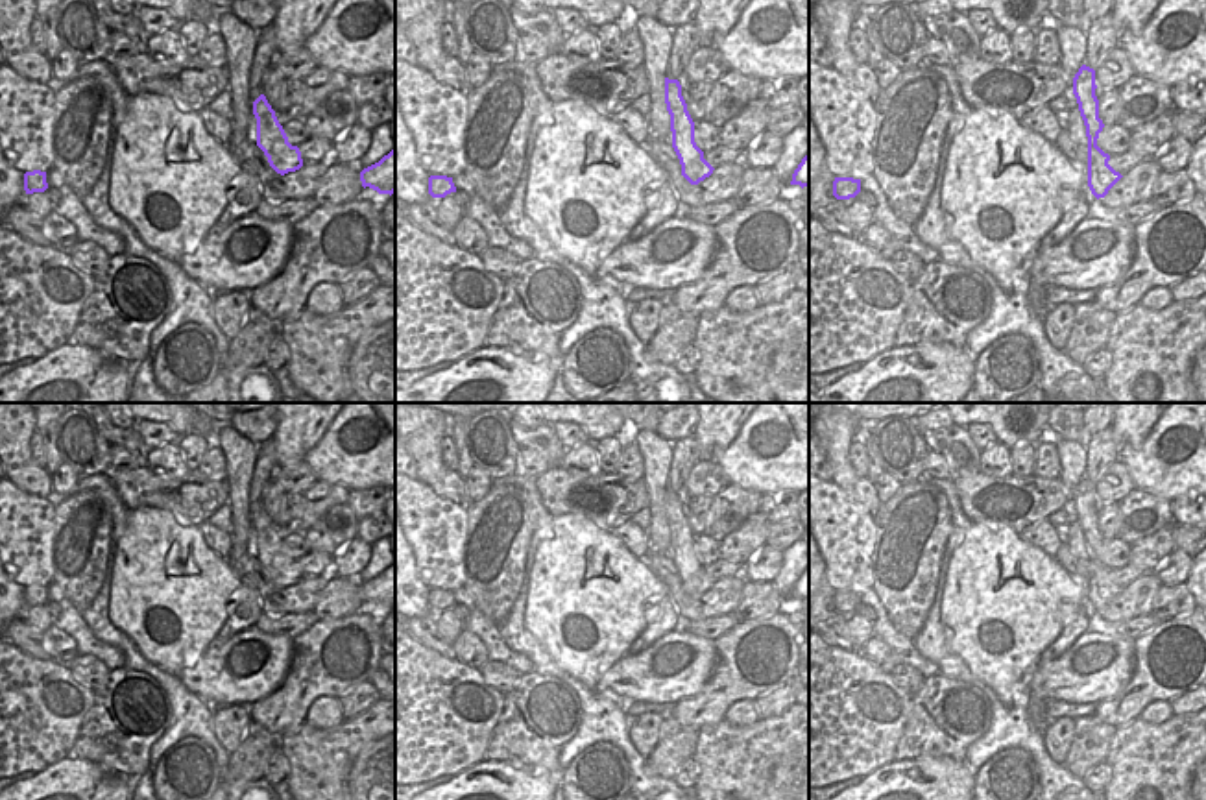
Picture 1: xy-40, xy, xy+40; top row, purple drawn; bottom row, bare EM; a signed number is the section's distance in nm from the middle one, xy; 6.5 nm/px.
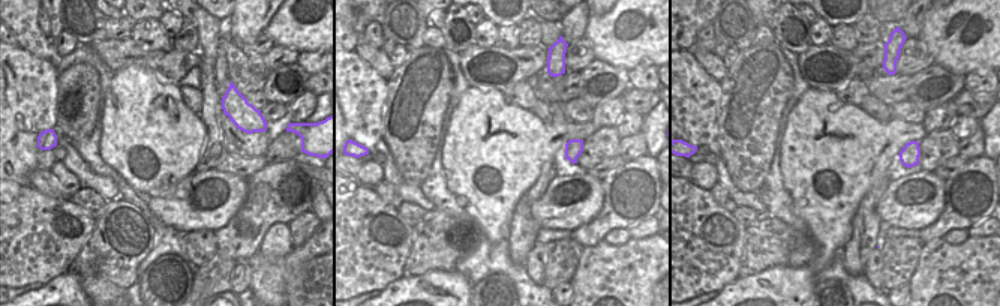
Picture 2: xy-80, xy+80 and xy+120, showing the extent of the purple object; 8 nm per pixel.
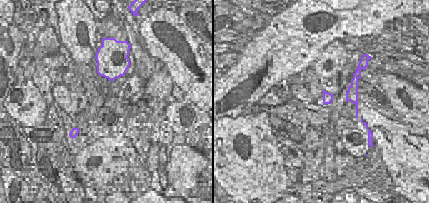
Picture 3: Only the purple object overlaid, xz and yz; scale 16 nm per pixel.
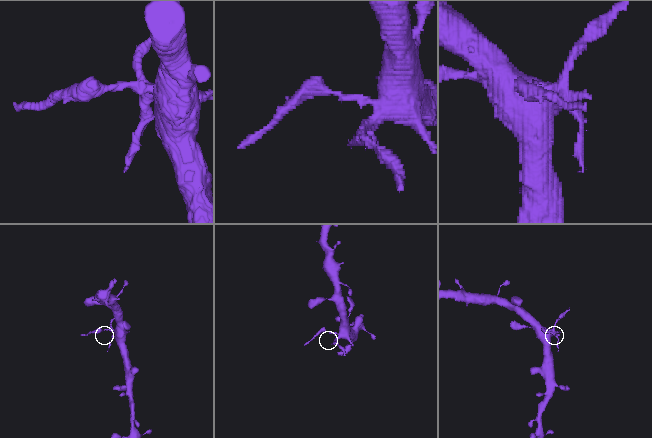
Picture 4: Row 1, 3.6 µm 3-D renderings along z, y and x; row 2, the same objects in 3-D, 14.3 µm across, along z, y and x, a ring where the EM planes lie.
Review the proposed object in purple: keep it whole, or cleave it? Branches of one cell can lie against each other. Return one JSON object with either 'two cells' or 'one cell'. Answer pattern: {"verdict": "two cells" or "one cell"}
{"verdict": "two cells"}

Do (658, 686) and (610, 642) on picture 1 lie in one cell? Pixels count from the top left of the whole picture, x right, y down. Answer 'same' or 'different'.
different

